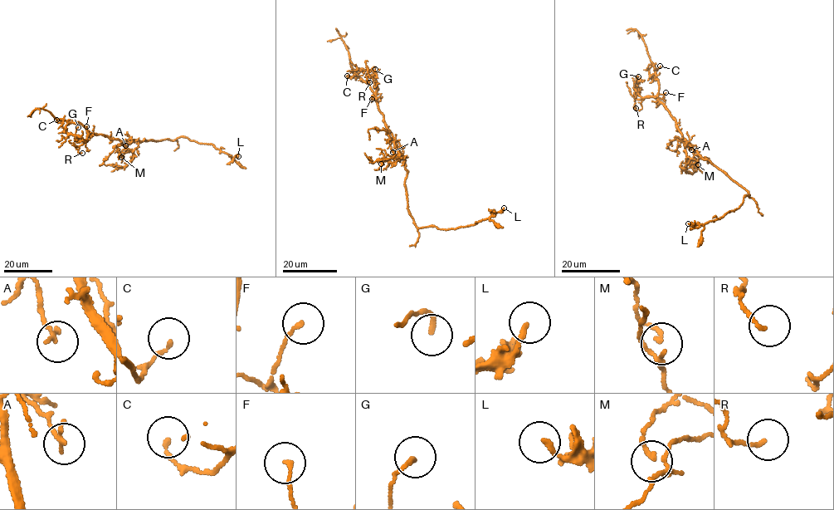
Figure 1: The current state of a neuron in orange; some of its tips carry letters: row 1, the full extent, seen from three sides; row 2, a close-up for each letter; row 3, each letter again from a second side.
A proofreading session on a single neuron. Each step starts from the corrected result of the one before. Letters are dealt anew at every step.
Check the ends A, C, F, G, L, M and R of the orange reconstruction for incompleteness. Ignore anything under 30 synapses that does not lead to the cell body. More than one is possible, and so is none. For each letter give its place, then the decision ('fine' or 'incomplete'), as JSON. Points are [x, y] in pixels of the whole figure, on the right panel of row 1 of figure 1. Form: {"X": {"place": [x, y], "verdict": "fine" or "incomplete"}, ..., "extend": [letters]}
{"A": {"place": [691, 149], "verdict": "fine"}, "C": {"place": [660, 66], "verdict": "fine"}, "F": {"place": [665, 92], "verdict": "fine"}, "G": {"place": [638, 76], "verdict": "fine"}, "L": {"place": [688, 223], "verdict": "fine"}, "M": {"place": [698, 164], "verdict": "fine"}, "R": {"place": [636, 108], "verdict": "fine"}, "extend": []}

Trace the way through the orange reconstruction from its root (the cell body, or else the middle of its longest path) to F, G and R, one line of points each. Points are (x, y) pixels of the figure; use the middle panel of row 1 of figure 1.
F: (405, 166), (374, 96), (372, 99)
G: (405, 166), (375, 99), (377, 81), (371, 69), (373, 66), (375, 69)
R: (405, 166), (399, 149), (375, 99), (375, 83), (367, 76), (369, 82)

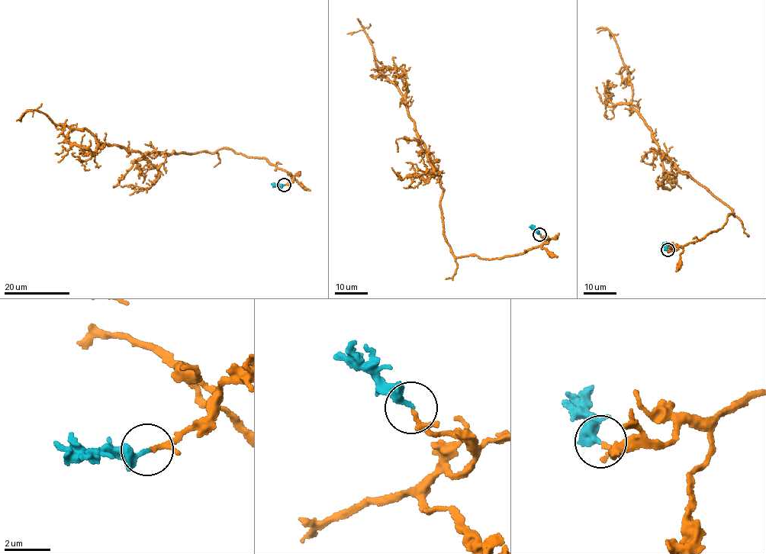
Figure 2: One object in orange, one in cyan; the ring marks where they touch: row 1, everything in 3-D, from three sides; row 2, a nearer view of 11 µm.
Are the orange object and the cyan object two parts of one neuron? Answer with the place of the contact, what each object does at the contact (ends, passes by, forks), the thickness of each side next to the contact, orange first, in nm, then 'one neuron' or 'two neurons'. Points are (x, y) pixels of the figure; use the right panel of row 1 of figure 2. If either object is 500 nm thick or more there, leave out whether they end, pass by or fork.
place (667, 249); orange passes by; cyan ends; calibres 130 and 260 nm; one neuron

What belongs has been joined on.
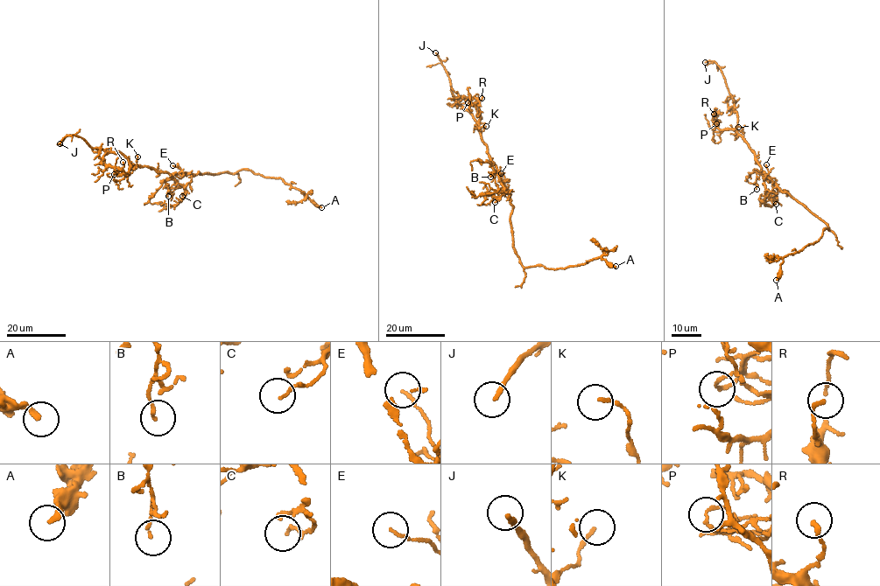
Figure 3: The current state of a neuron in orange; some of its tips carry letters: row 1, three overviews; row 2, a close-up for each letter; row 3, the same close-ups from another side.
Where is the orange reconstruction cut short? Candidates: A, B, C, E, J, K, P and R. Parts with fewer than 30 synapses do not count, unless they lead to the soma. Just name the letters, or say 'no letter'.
J

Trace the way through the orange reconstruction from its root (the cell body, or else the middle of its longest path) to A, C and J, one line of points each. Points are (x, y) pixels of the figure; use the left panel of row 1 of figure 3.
A: (197, 174), (251, 170), (264, 177), (283, 179), (321, 207)
C: (197, 174), (180, 173), (172, 176), (186, 191), (182, 196)
J: (197, 174), (172, 175), (147, 166), (134, 166), (123, 154), (95, 149), (74, 135), (65, 136), (59, 143)

